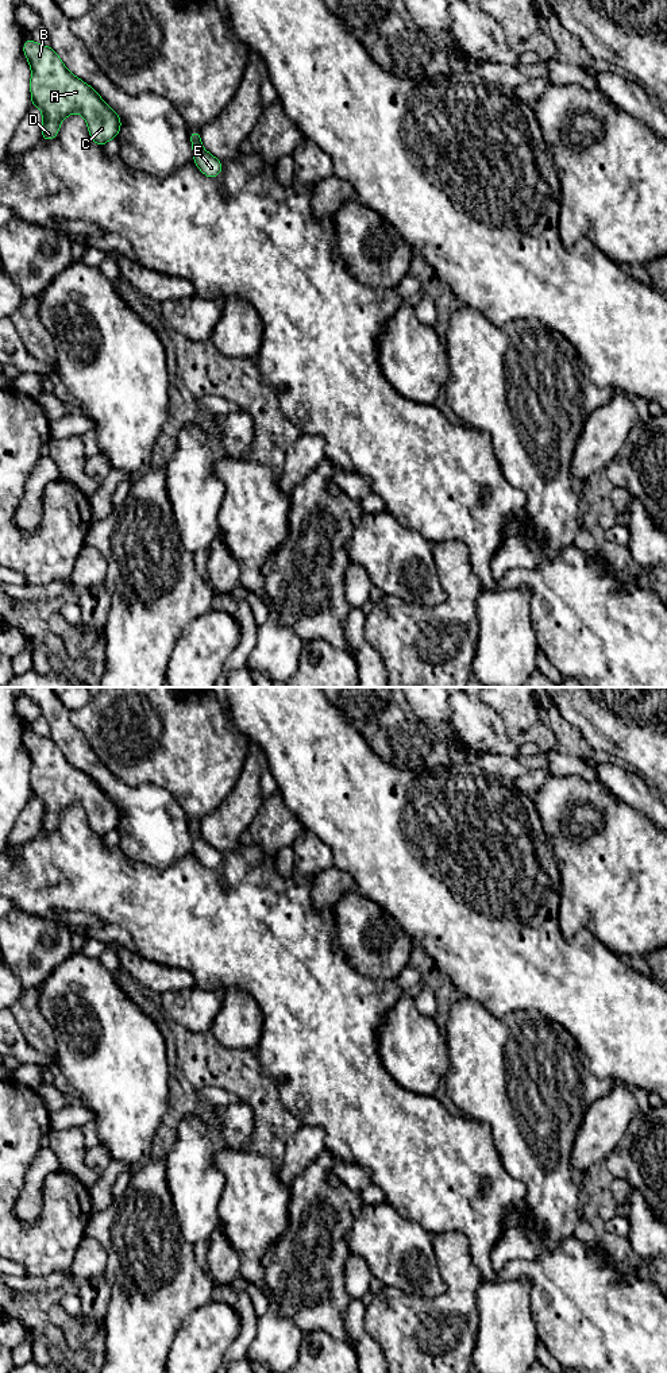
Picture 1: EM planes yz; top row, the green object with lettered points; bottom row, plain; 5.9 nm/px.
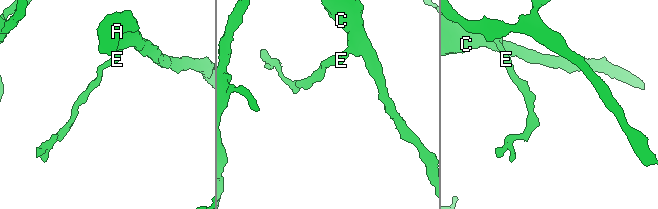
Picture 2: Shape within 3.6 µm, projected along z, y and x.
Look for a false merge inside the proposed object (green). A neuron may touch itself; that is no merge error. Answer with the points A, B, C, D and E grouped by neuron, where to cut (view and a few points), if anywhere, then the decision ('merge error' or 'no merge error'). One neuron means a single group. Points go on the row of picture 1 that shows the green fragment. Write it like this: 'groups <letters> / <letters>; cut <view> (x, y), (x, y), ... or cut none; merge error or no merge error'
groups A B C D E; cut none; no merge error

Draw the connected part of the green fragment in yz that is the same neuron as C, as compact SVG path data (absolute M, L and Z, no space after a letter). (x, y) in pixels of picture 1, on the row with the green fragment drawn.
M26 39L23 54L31 66L31 105L42 109L42 139L57 138L61 122L78 112L86 122L92 140L103 147L117 138L120 116L95 88L72 74L51 46Z

